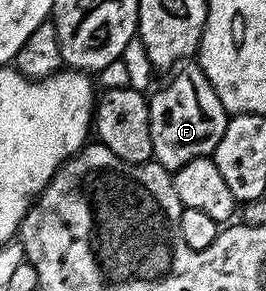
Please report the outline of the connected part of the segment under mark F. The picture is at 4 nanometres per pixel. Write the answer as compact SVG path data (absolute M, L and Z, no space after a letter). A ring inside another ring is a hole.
M183 64L169 77L170 82L160 86L154 94L151 92L148 100L153 160L173 171L184 167L184 163L192 163L192 159L214 154L220 139L224 139L228 114L224 103L220 103L220 95L216 95L216 87L208 83L208 75L204 75L201 65Z

